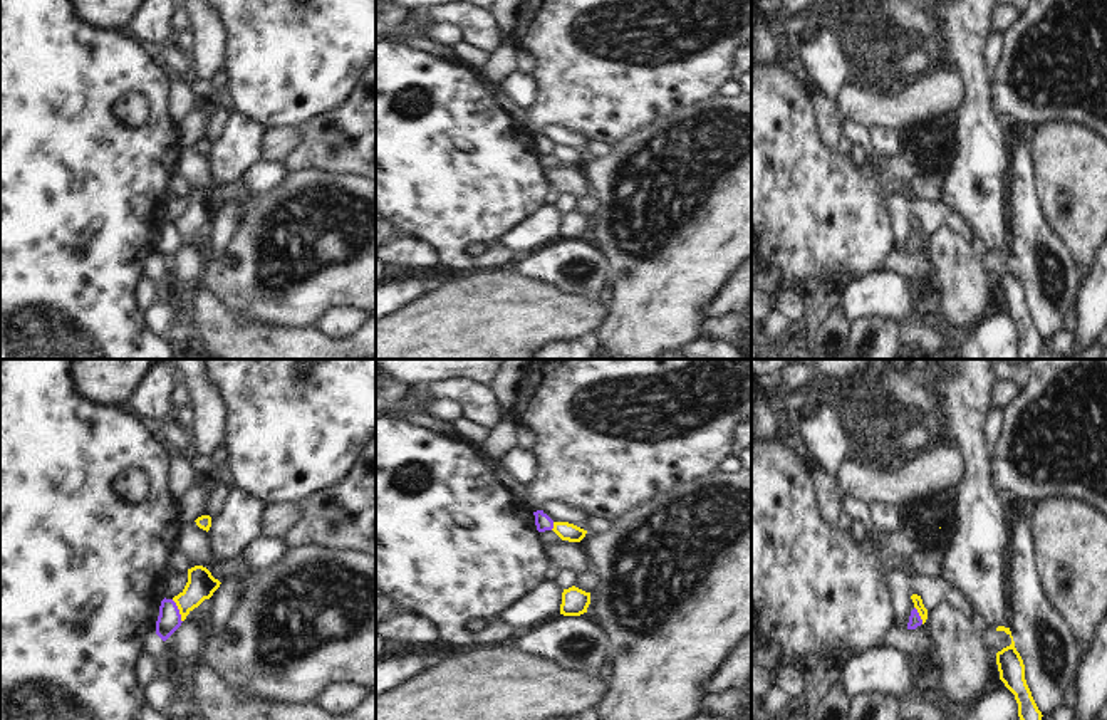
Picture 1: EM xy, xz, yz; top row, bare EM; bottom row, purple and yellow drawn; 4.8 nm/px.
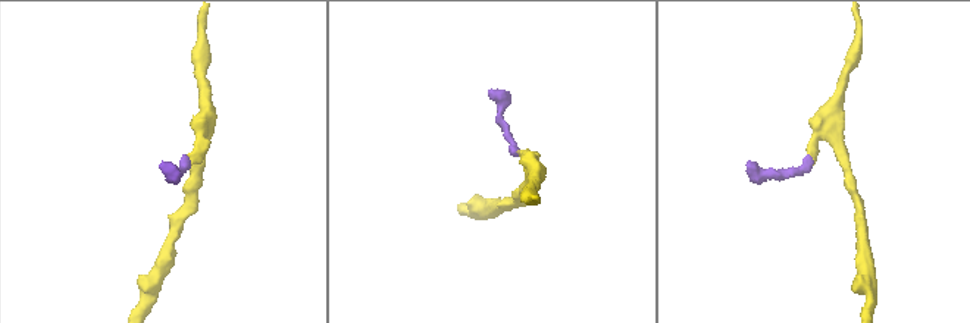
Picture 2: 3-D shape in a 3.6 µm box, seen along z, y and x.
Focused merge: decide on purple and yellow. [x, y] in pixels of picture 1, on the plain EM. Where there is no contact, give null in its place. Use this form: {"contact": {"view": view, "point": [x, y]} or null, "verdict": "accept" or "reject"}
{"contact": {"view": "xy", "point": [178, 235]}, "verdict": "reject"}

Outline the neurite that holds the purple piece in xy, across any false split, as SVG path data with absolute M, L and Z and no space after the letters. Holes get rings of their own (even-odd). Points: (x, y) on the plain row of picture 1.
M163 223L159 230L159 240L156 245L156 258L166 265L179 250L181 250L181 238L173 223Z

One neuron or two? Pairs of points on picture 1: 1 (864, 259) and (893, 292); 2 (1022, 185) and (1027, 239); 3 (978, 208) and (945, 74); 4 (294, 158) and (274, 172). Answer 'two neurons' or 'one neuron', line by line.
1: two neurons
2: one neuron
3: two neurons
4: two neurons

